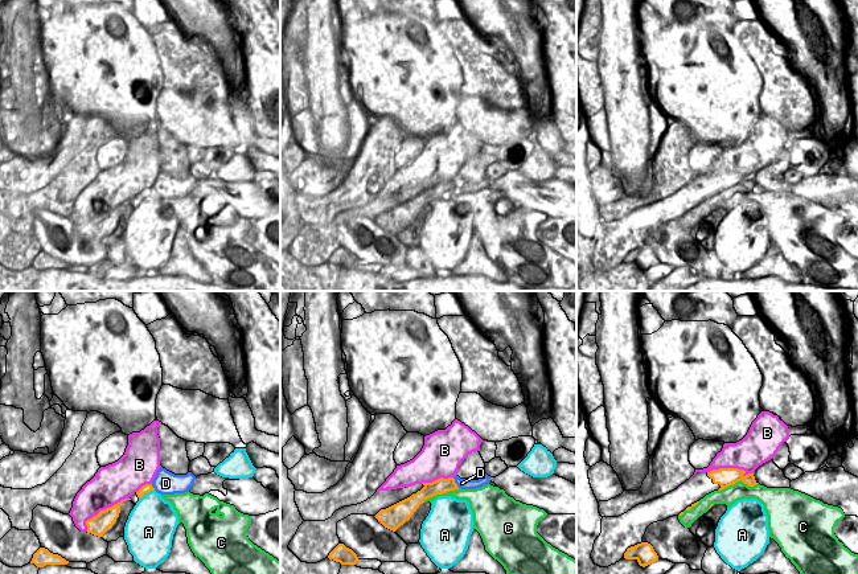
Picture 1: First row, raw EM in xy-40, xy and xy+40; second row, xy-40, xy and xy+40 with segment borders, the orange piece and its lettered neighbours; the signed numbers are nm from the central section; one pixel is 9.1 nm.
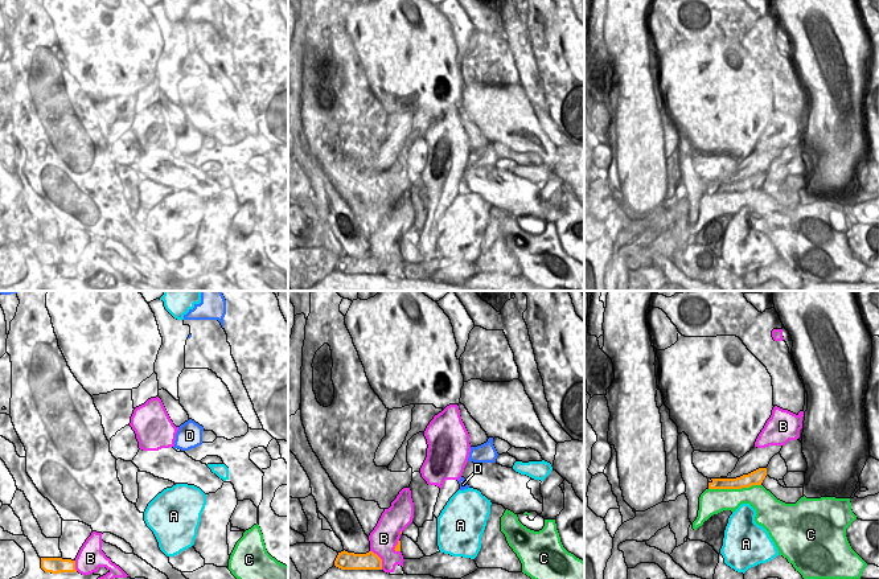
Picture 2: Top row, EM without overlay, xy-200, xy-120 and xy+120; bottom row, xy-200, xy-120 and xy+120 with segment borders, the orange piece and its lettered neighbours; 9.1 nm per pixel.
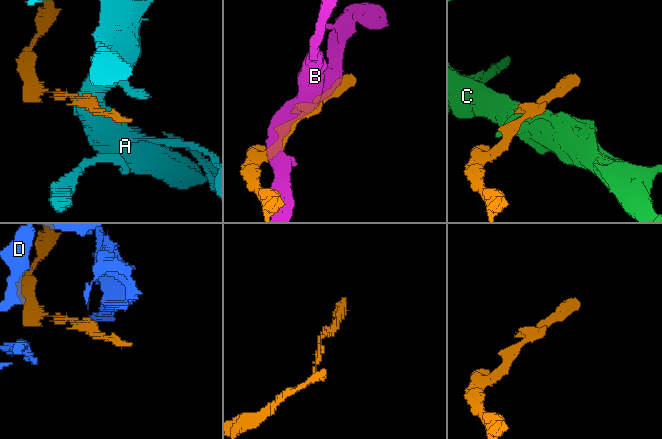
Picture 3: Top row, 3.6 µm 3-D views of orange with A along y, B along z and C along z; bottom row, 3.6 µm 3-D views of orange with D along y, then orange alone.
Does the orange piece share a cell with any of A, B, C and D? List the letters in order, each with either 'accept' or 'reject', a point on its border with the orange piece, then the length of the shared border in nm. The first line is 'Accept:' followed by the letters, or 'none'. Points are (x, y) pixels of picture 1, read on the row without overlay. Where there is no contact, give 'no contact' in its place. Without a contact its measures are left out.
Accept: none
A: reject | xy-40 (146, 196) | 170 nm
B: reject | xy-40 (102, 214) | 500 nm
C: reject | xy+40 (738, 184) | 380 nm
D: reject | xy (455, 187) | 120 nm

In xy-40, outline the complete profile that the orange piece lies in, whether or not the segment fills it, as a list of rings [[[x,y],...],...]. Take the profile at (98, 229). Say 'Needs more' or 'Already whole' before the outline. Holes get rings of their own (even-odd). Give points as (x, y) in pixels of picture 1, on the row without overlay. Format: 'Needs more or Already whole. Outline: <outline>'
Already whole. Outline: [[[124,202],[120,206],[100,214],[97,220],[86,225],[87,229],[87,237],[91,237],[98,241],[103,241],[103,238],[108,234],[110,230],[114,229],[116,222],[119,221],[120,217],[120,209],[123,205],[131,204],[131,202]]]

